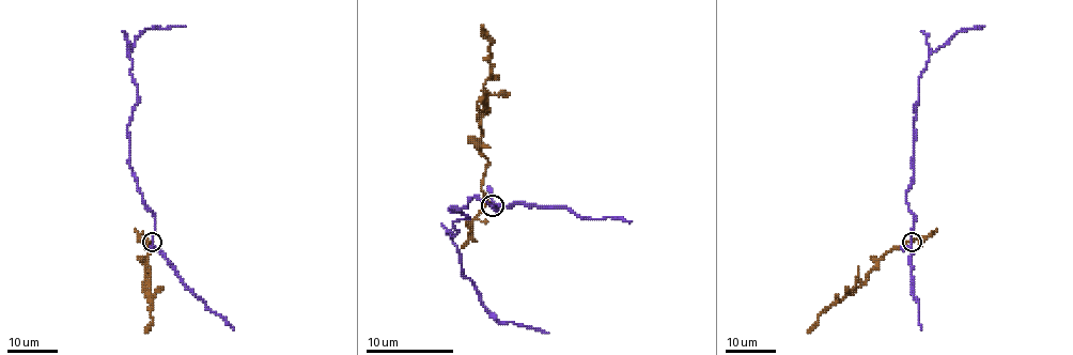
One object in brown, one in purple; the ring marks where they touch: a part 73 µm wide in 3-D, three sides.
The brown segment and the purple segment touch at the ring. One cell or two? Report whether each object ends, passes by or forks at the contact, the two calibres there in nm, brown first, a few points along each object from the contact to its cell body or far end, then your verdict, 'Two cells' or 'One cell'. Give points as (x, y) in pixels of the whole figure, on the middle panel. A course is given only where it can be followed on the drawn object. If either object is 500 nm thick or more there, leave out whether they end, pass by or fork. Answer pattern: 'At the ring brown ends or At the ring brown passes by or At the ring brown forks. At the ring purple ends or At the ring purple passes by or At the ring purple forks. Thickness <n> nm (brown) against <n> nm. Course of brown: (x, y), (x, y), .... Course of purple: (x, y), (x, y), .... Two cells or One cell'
At the ring brown passes by. At the ring purple passes by. Thickness 200 nm (brown) against 170 nm. Course of brown: (492, 206), (481, 190), (485, 165), (479, 106), (490, 66), (492, 37), (481, 25). Course of purple: (492, 206), (477, 197), (450, 211), (470, 217), (452, 224), (450, 236), (462, 272), (500, 322), (548, 333). Two cells

